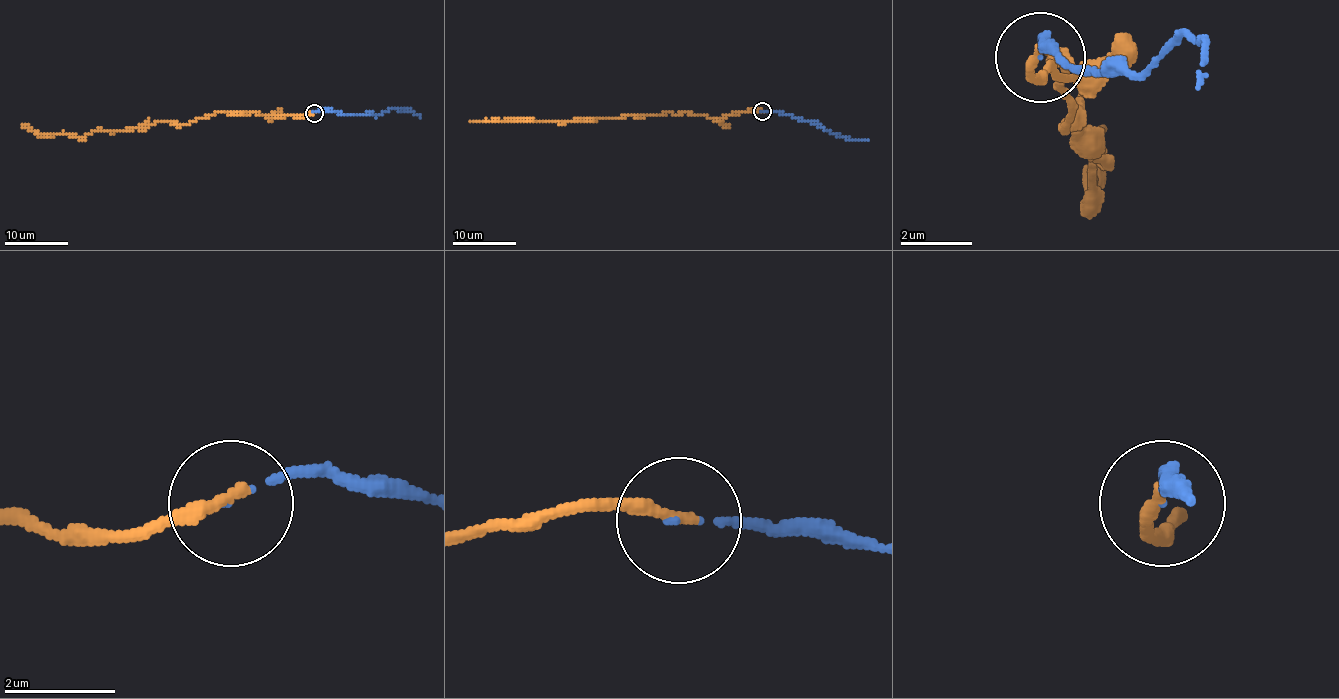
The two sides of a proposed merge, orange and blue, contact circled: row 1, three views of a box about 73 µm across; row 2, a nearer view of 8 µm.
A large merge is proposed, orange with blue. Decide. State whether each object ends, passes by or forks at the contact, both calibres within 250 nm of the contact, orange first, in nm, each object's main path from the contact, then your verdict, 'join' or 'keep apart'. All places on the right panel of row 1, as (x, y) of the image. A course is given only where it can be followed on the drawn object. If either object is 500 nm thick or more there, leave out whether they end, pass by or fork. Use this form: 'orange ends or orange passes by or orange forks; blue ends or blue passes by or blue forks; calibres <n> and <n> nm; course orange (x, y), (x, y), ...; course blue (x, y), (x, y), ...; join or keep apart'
orange ends; blue ends; calibres 240 and 70 nm; course orange (1038, 55), (1029, 73), (1074, 73), (1047, 55), (1065, 127), (1083, 100), (1092, 190), (1101, 127); course blue (1038, 55), (1047, 37), (1065, 64), (1101, 73), (1146, 73), (1182, 37), (1200, 37), (1200, 91); join

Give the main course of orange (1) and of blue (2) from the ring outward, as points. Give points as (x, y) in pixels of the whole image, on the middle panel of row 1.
1: (761, 111), (749, 109), (723, 117), (663, 112), (659, 115), (562, 122), (469, 122)
2: (761, 111), (815, 122), (839, 136), (869, 139)

